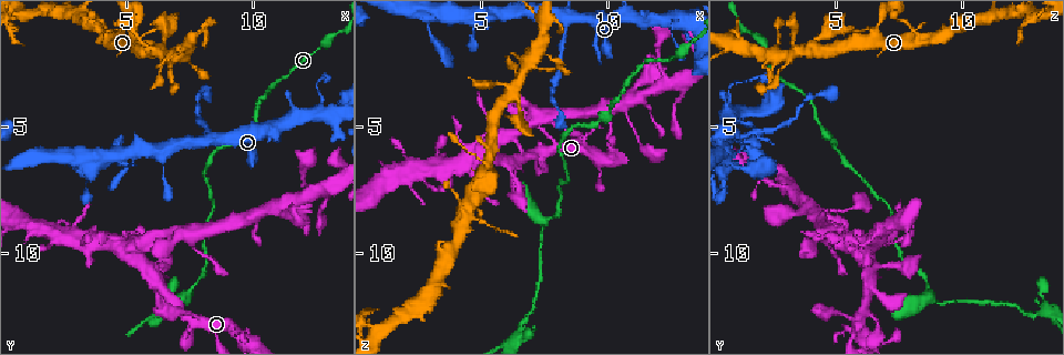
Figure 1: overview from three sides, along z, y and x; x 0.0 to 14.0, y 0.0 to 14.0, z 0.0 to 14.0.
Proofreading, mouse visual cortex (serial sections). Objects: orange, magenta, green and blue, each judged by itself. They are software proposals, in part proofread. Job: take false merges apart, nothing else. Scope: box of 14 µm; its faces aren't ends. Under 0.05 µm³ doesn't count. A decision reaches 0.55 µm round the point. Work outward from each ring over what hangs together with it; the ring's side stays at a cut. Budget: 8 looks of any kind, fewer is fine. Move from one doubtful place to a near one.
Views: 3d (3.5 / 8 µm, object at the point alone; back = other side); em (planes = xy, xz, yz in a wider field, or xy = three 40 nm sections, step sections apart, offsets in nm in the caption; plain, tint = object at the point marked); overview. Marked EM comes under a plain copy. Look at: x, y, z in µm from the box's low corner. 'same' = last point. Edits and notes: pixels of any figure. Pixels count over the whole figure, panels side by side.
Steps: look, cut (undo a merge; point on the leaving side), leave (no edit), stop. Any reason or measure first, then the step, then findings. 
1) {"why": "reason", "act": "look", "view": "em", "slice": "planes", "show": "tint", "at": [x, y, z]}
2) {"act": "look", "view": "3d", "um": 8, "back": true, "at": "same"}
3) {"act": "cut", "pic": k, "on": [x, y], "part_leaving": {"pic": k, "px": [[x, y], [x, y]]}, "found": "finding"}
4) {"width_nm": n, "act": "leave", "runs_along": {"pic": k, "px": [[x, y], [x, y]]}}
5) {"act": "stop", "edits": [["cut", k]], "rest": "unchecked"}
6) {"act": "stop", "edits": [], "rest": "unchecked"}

{"why": "arms part here", "act": "look", "view": "3d", "um": 3.5, "at": [2.6, 9.3, 6.7]}

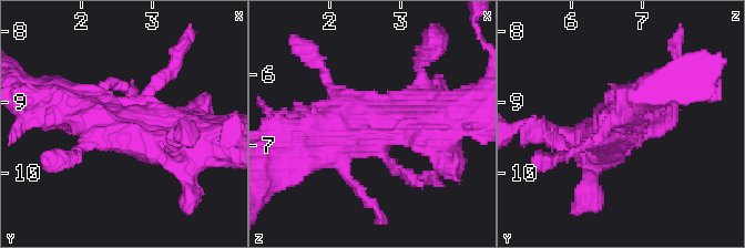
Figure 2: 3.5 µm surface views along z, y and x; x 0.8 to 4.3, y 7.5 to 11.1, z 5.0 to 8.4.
{"act": "look", "view": "em", "slice": "xy", "step": 5, "show": "tint", "at": [2.55, 9.30, 6.75]}

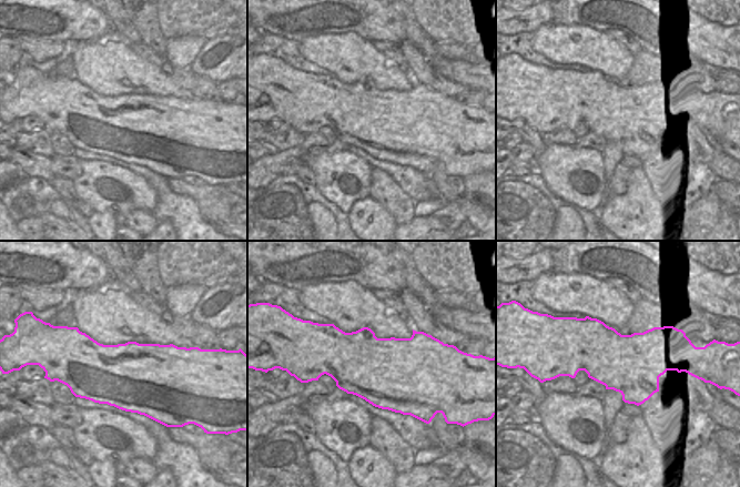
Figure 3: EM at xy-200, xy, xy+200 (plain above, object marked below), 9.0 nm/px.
{"act": "leave", "runs_along": {"pic": 2, "px": [[183, 143], [155, 143], [50, 102]]}, "found": "all the same cell"}

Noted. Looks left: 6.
{"why": "two arms at a narrow angle", "act": "look", "view": "3d", "um": 3.5, "at": [6.3, 2.0, 3.4]}

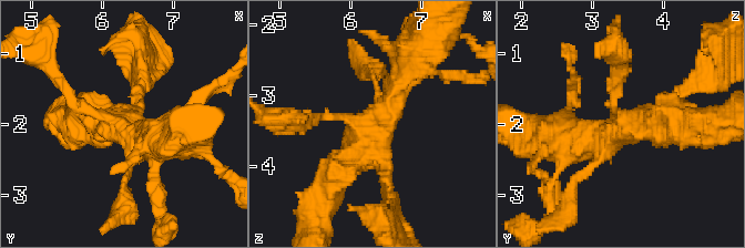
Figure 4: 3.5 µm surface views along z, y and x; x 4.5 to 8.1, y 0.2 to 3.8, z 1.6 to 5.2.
{"why": "shape alone is not enough", "act": "look", "view": "em", "slice": "xy", "step": 1, "show": "tint", "at": [6.25, 2.00, 3.55]}

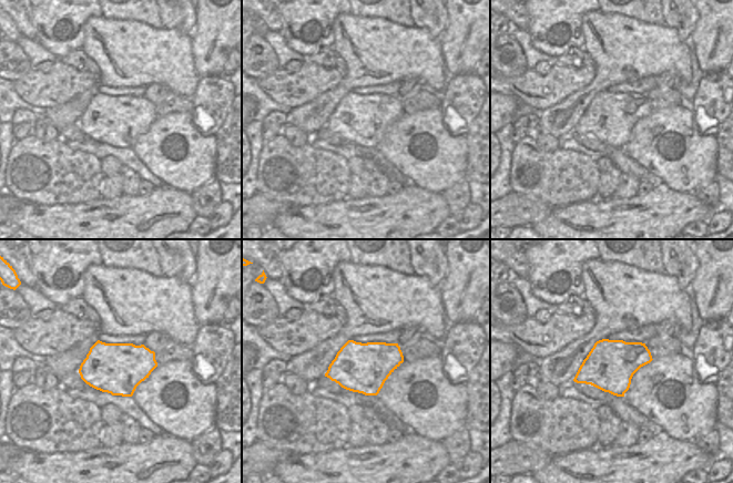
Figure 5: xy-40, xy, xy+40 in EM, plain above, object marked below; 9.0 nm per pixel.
{"act": "leave", "runs_along": {"pic": 4, "px": [[328, 187], [404, 71]]}, "found": "all the same cell"}

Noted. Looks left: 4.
{"why": "sharp bend", "act": "look", "view": "3d", "um": 3.5, "at": [7.4, 11.8, 8.6]}

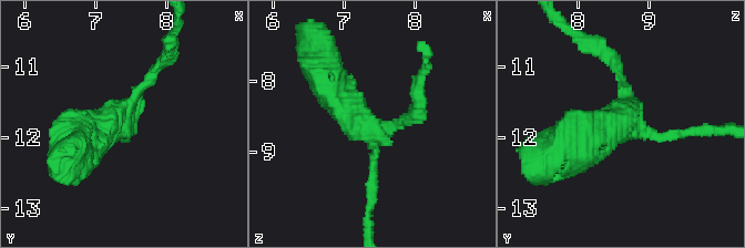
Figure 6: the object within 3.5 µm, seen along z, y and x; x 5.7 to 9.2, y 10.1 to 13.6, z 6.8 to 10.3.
{"arms": 3, "arm_widths_nm": [150, 150, 450], "why": "now the EM", "act": "look", "view": "em", "slice": "xy", "step": 2, "show": "tint", "at": [7.35, 11.65, 8.75]}

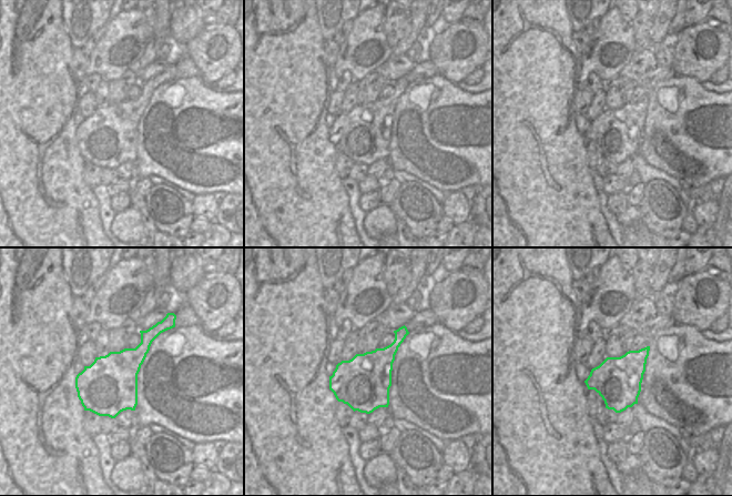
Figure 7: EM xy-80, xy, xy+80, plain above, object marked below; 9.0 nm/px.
{"act": "leave", "runs_along": {"pic": 6, "px": [[165, 58], [81, 146]]}, "found": "continuous, no second cell"}

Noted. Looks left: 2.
{"act": "stop", "edits": [], "rest": "unchecked"}

